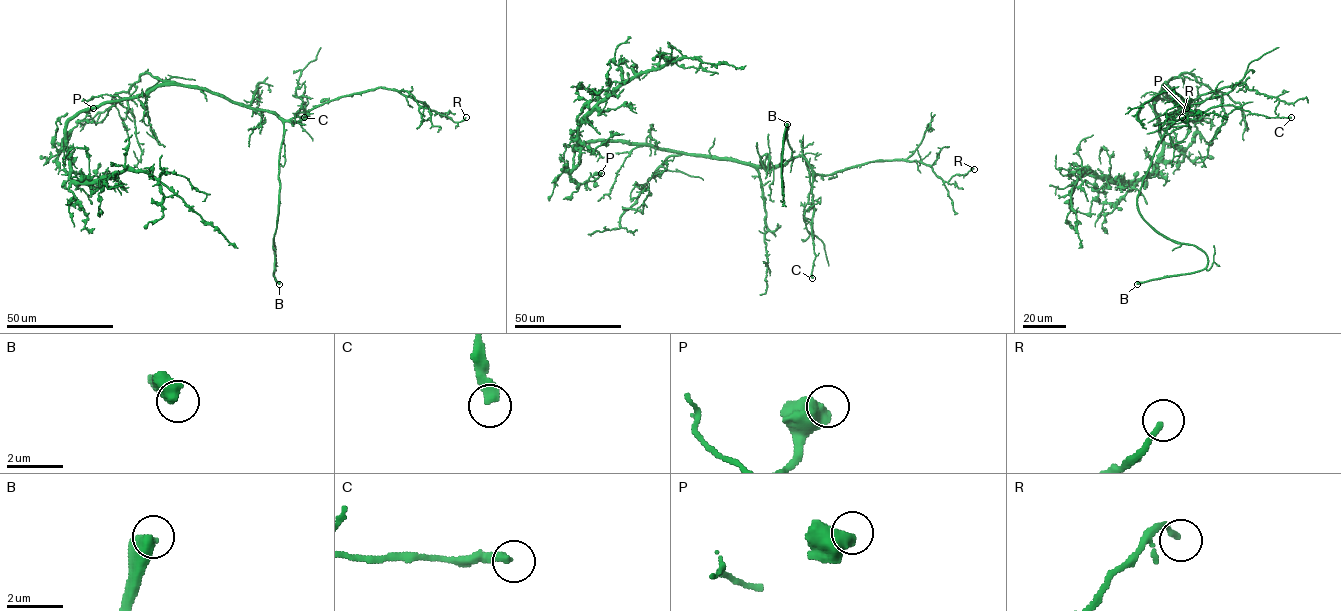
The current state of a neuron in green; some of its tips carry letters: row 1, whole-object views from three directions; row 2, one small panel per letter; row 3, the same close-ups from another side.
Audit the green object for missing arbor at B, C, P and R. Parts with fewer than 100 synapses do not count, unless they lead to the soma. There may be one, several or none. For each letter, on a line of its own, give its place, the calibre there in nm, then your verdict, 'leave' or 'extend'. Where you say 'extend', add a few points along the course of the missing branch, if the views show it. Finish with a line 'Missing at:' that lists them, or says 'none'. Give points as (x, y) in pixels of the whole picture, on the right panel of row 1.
B: (1137, 284) | 600 nm | extend | (1137, 284), (1107, 284)
C: (1291, 117) | 400 nm | leave
P: (1186, 108) | 650 nm | leave
R: (1182, 117) | 190 nm | leave
Missing at: B

